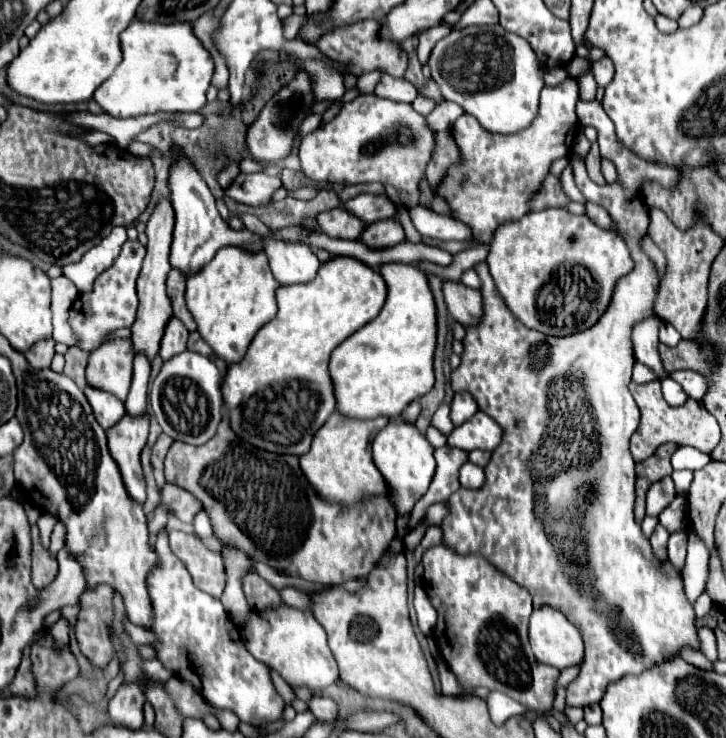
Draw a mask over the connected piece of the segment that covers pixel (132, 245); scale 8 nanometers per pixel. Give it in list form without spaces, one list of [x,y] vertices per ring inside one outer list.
[[[124,242],[122,252],[114,260],[114,264],[104,270],[90,292],[78,294],[72,308],[68,310],[68,324],[72,328],[72,334],[76,336],[76,346],[84,352],[92,352],[102,344],[102,340],[118,330],[118,328],[130,328],[136,320],[138,310],[138,296],[136,296],[136,278],[142,268],[146,248],[140,242]]]

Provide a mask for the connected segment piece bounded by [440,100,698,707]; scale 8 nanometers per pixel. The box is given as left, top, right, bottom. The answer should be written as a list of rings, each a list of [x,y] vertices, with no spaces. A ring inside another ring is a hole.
[[[580,100],[576,104],[576,116],[578,116],[578,122],[582,126],[594,126],[598,130],[598,144],[600,144],[600,152],[604,158],[612,158],[612,162],[616,164],[618,168],[618,180],[614,184],[606,184],[604,186],[596,186],[592,184],[587,175],[585,169],[585,162],[583,158],[575,156],[570,158],[570,165],[573,169],[574,179],[578,190],[584,194],[586,200],[590,202],[596,202],[600,204],[602,208],[608,208],[606,212],[610,214],[610,218],[614,220],[614,232],[618,236],[622,236],[622,240],[628,244],[630,248],[630,254],[632,254],[632,260],[634,260],[634,270],[630,274],[626,274],[624,278],[620,278],[614,286],[614,294],[612,294],[612,302],[608,306],[608,310],[600,316],[600,320],[588,328],[588,330],[582,330],[582,332],[576,332],[576,334],[570,334],[570,336],[546,336],[538,330],[530,330],[526,326],[522,326],[522,322],[518,322],[510,310],[504,306],[502,298],[498,296],[496,288],[494,288],[494,282],[492,282],[492,276],[488,272],[488,266],[486,262],[478,262],[474,266],[474,270],[478,272],[480,276],[480,292],[482,292],[482,318],[476,326],[470,326],[466,328],[466,336],[462,340],[464,344],[464,352],[462,352],[462,362],[460,366],[450,374],[450,382],[452,382],[452,390],[454,392],[470,392],[478,404],[478,408],[482,412],[486,412],[488,416],[492,416],[502,428],[504,428],[504,438],[502,438],[502,444],[492,452],[492,458],[488,462],[488,466],[484,468],[484,474],[486,474],[486,482],[482,488],[478,490],[468,490],[468,488],[460,488],[456,490],[450,498],[448,498],[448,514],[446,518],[442,520],[440,528],[442,528],[442,540],[448,548],[456,550],[458,554],[482,554],[490,564],[498,566],[498,570],[506,572],[510,578],[514,578],[514,582],[526,586],[534,598],[534,606],[542,606],[542,604],[550,604],[554,608],[558,608],[564,616],[568,616],[568,620],[580,630],[582,638],[584,638],[584,664],[582,664],[582,670],[578,674],[578,678],[574,678],[570,684],[568,684],[568,692],[566,692],[566,707],[570,706],[586,706],[586,704],[594,704],[594,702],[600,702],[602,700],[602,694],[606,690],[606,686],[618,678],[622,678],[622,674],[638,674],[642,672],[644,668],[652,666],[654,662],[662,662],[666,658],[672,658],[674,654],[678,654],[678,650],[684,646],[684,644],[690,644],[694,648],[698,648],[698,636],[696,636],[696,626],[694,626],[694,620],[696,620],[696,614],[692,610],[692,604],[688,602],[686,594],[684,594],[684,586],[682,586],[682,576],[678,570],[672,568],[670,562],[664,562],[664,564],[656,564],[656,558],[652,554],[652,548],[650,548],[650,542],[648,538],[644,538],[640,526],[634,522],[634,458],[630,454],[630,434],[636,430],[638,426],[638,408],[636,408],[636,402],[630,394],[630,388],[628,384],[632,382],[632,368],[636,364],[636,358],[634,358],[634,350],[632,350],[632,328],[646,320],[646,318],[656,318],[656,310],[654,310],[654,302],[656,302],[656,296],[658,296],[658,290],[660,290],[660,276],[658,276],[658,270],[656,270],[656,264],[646,256],[646,252],[642,250],[640,242],[646,234],[646,226],[650,222],[650,216],[648,216],[648,208],[642,200],[642,184],[652,180],[652,182],[658,182],[660,186],[666,186],[666,188],[674,188],[678,186],[678,178],[680,178],[680,172],[676,168],[670,168],[670,166],[658,166],[658,164],[652,164],[652,162],[646,162],[642,158],[638,158],[636,154],[632,154],[630,150],[626,150],[624,146],[620,146],[616,142],[616,134],[614,134],[614,124],[612,120],[608,118],[608,114],[604,112],[602,104],[598,100],[590,100],[590,102],[584,102]],[[548,508],[554,508],[558,512],[568,512],[570,518],[580,526],[580,532],[582,532],[582,538],[578,538],[578,534],[574,534],[574,526],[570,526],[570,518],[558,518],[558,514],[554,514],[554,510],[546,510]]]

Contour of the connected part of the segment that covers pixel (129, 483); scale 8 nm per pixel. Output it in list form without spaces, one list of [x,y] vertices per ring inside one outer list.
[[[128,412],[106,430],[108,448],[112,458],[118,462],[126,488],[130,496],[144,502],[146,500],[146,484],[140,466],[140,452],[146,444],[150,430],[150,414],[144,412],[142,416],[130,416]]]

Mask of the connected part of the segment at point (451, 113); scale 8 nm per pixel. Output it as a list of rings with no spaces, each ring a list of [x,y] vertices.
[[[440,102],[430,114],[428,114],[428,122],[430,122],[430,126],[432,126],[432,130],[446,130],[446,128],[450,128],[452,124],[454,124],[454,120],[462,114],[464,110],[458,106],[458,104],[454,104],[454,102]]]

